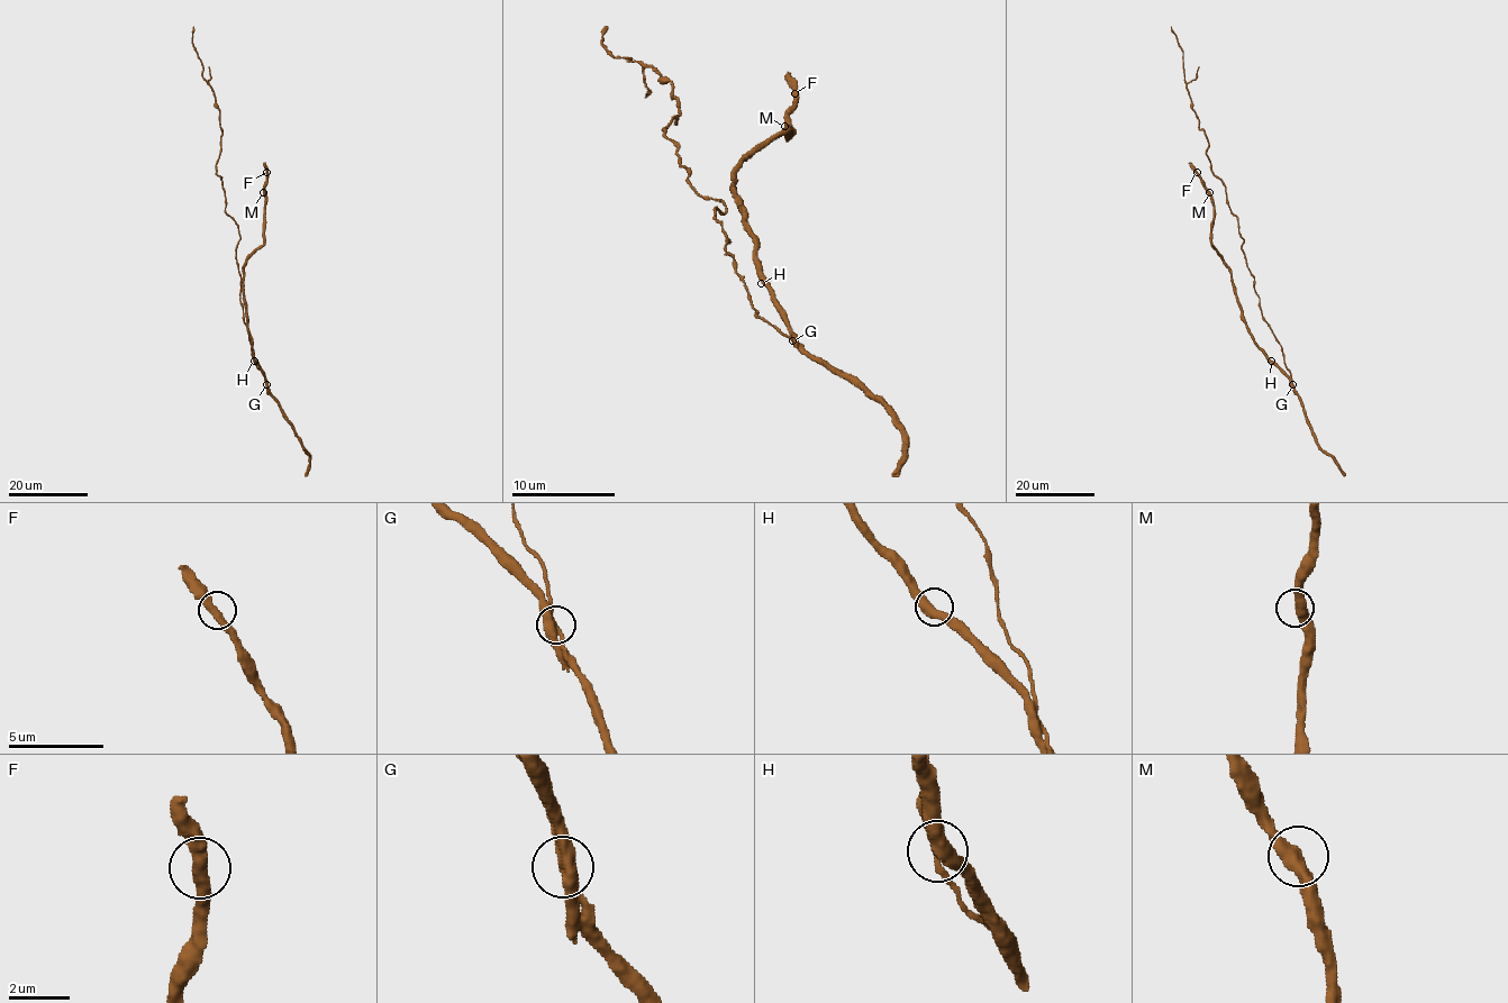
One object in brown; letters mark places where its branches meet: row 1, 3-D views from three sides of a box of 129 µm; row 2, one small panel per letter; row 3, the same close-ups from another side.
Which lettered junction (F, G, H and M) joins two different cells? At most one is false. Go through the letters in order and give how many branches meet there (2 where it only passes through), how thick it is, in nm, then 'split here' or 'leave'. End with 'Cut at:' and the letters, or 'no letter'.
F: 2 | 420 nm | leave
G: 2 | 460 nm | split here
H: 2 | 460 nm | leave
M: 2 | 460 nm | leave
Cut at: G

